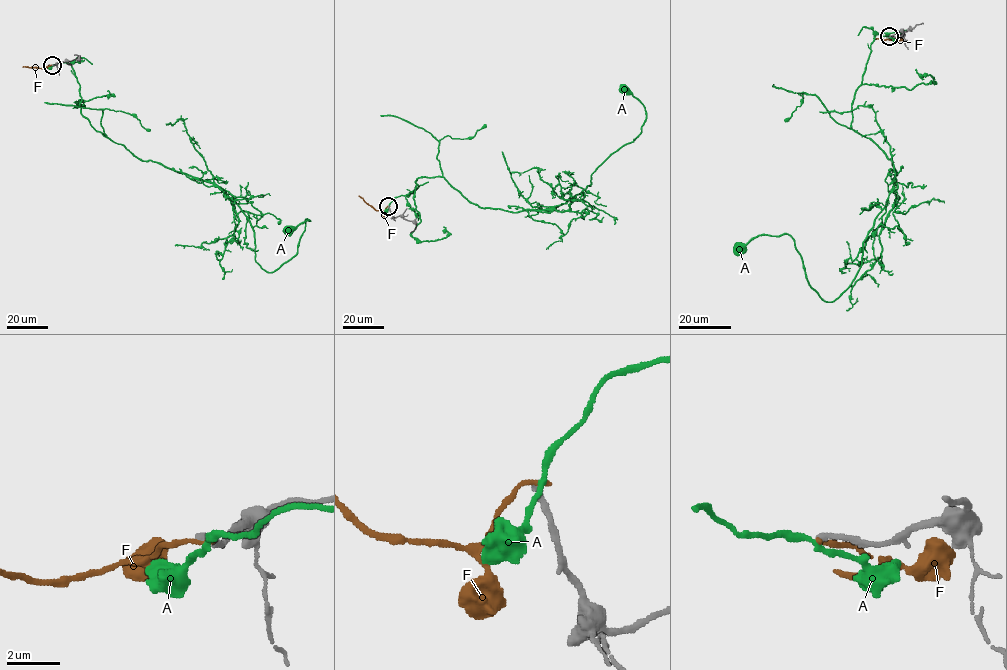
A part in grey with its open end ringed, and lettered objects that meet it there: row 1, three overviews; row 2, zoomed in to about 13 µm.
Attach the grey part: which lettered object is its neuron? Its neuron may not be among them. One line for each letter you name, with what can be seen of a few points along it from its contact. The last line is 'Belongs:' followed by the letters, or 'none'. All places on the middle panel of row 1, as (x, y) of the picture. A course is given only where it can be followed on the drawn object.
Belongs: none

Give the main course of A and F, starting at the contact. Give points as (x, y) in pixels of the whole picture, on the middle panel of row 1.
A: (389, 206), (417, 179), (436, 176), (481, 207), (564, 204), (641, 132), (645, 107), (624, 88)
F: (389, 206), (384, 211), (375, 210), (358, 195)

